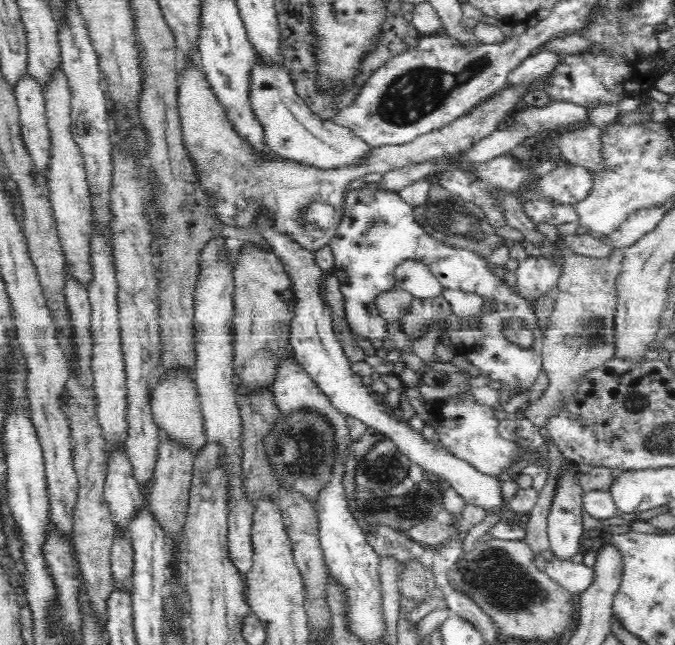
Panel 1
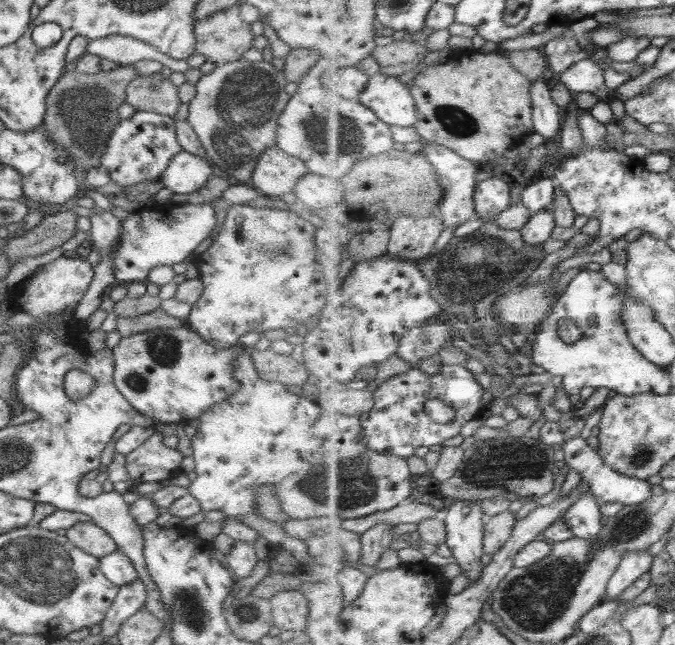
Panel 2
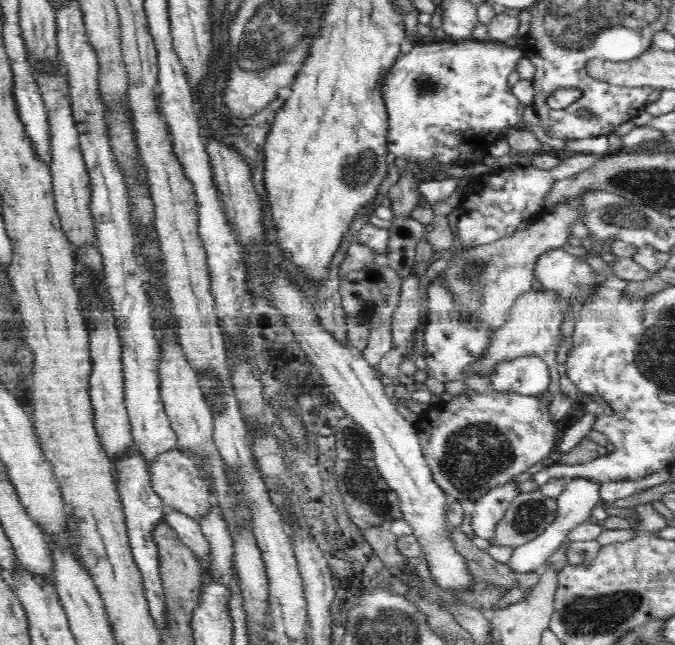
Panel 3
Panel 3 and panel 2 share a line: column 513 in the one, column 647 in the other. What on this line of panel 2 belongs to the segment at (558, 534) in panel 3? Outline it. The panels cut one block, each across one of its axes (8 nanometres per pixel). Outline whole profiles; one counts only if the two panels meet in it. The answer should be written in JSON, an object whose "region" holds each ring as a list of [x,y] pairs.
{"region":[[[648,549],[642,552],[630,552],[610,581],[604,601],[620,599],[620,594],[624,590],[629,586],[634,586],[640,577],[650,572],[655,556]]]}

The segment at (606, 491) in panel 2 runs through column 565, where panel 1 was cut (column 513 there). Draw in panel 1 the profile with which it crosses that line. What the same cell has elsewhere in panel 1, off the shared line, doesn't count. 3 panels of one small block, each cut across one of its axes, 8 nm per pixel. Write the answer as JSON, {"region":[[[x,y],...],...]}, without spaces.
{"region":[[[460,392],[458,396],[434,399],[431,403],[432,406],[428,408],[429,419],[436,418],[438,422],[442,422],[442,420],[456,422],[456,426],[452,426],[452,428],[450,426],[438,428],[438,437],[442,438],[438,444],[450,456],[467,462],[470,467],[478,470],[480,473],[494,477],[498,476],[504,471],[504,468],[508,468],[512,464],[512,452],[523,452],[523,448],[504,440],[499,435],[497,428],[501,421],[496,418],[497,409],[476,402],[472,392]]]}

